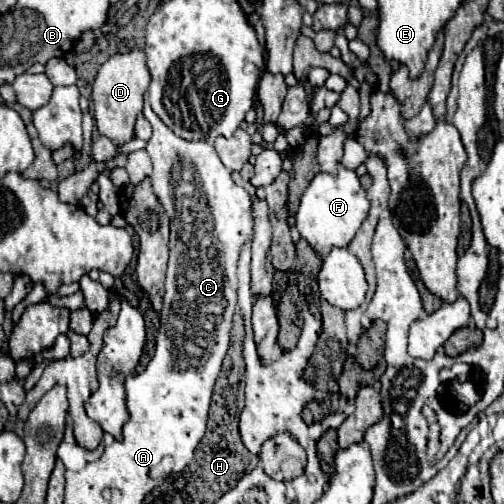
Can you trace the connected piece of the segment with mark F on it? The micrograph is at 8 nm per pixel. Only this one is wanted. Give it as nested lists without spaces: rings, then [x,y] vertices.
[[[339,165],[337,175],[319,173],[305,189],[299,209],[297,209],[297,231],[299,235],[313,247],[319,257],[325,257],[333,247],[347,247],[369,213],[369,199],[365,197],[365,189],[361,187],[355,171]]]

